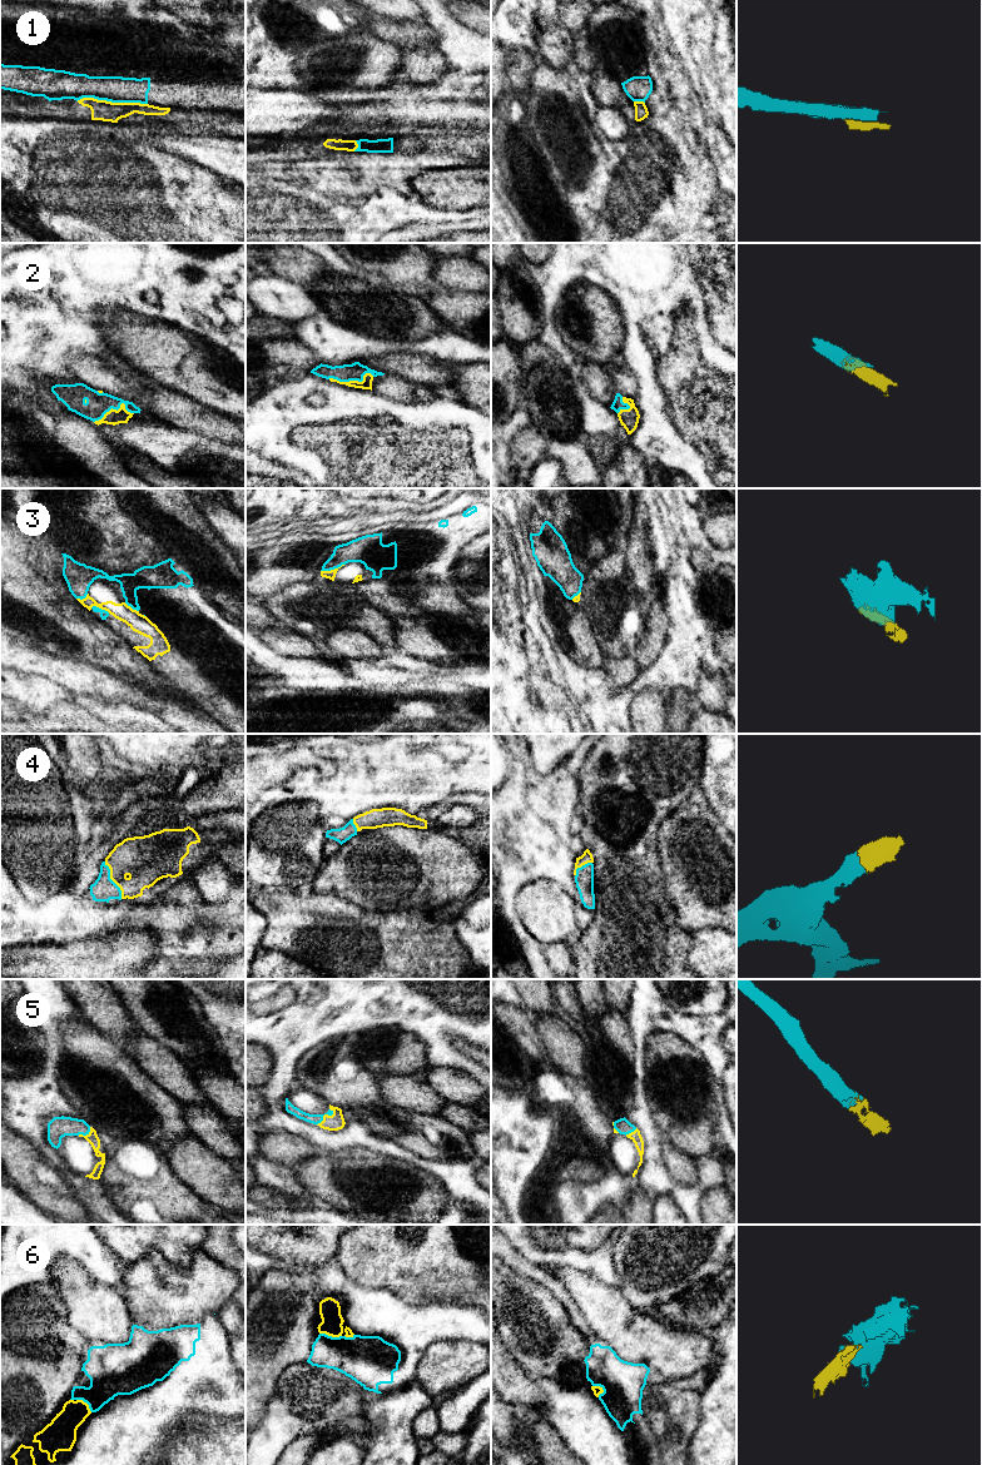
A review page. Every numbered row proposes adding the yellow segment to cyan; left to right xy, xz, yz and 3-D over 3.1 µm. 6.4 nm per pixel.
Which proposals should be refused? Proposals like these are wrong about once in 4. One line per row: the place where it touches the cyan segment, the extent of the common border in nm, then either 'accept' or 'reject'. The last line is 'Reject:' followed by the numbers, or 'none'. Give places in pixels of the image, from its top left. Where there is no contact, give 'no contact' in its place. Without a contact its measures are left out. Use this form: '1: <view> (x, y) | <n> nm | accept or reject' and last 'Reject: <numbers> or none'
1: xy (112, 102) | 460 nm | reject
2: xz (352, 380) | 300 nm | accept
3: xz (332, 569) | 160 nm | accept
4: xy (112, 880) | 260 nm | accept
5: xz (325, 1113) | 140 nm | accept
6: xz (331, 1336) | 150 nm | accept
Reject: 1

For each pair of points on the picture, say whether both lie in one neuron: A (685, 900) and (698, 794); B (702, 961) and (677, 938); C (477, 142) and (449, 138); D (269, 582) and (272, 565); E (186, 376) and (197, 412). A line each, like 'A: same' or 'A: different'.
A: same
B: different
C: same
D: same
E: different

